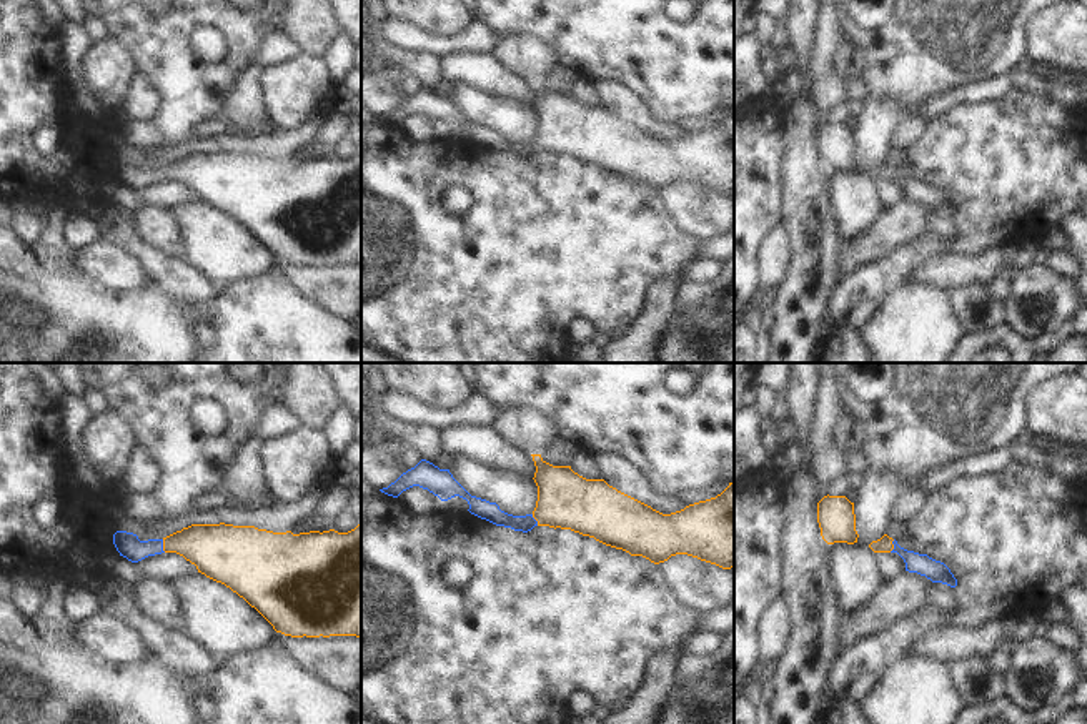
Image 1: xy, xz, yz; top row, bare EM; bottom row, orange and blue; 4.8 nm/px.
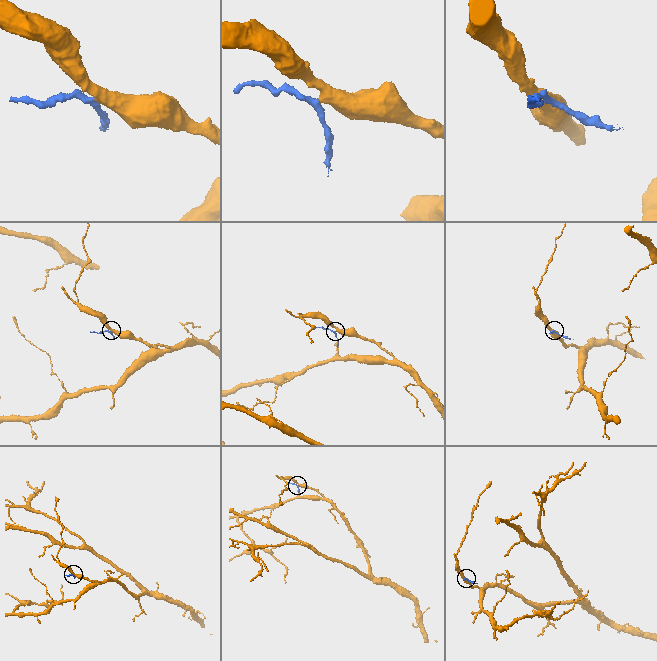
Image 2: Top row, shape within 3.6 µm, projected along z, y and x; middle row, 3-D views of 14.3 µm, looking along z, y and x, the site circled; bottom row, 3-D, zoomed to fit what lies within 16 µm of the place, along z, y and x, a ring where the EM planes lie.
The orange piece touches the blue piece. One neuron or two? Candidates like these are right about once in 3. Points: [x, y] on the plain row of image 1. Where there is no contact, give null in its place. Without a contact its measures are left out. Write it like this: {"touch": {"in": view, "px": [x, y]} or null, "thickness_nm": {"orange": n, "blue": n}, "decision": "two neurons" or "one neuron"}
{"touch": {"in": "xy", "px": [163, 173]}, "thickness_nm": {"orange": 240, "blue": 120}, "decision": "one neuron"}

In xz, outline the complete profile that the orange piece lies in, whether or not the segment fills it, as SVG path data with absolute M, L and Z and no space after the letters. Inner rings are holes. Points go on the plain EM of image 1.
M541 82L531 83L538 128L526 143L508 141L496 130L471 123L449 97L426 87L380 118L398 125L419 113L441 128L459 123L468 128L471 141L496 153L523 160L534 153L571 156L654 191L687 181L722 196L734 195L734 108L716 125L663 141L604 107L586 107L571 93L553 93Z

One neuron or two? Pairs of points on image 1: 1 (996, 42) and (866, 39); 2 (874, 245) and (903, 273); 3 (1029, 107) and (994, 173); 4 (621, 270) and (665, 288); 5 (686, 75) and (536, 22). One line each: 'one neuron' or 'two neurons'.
1: one neuron
2: two neurons
3: one neuron
4: two neurons
5: one neuron

